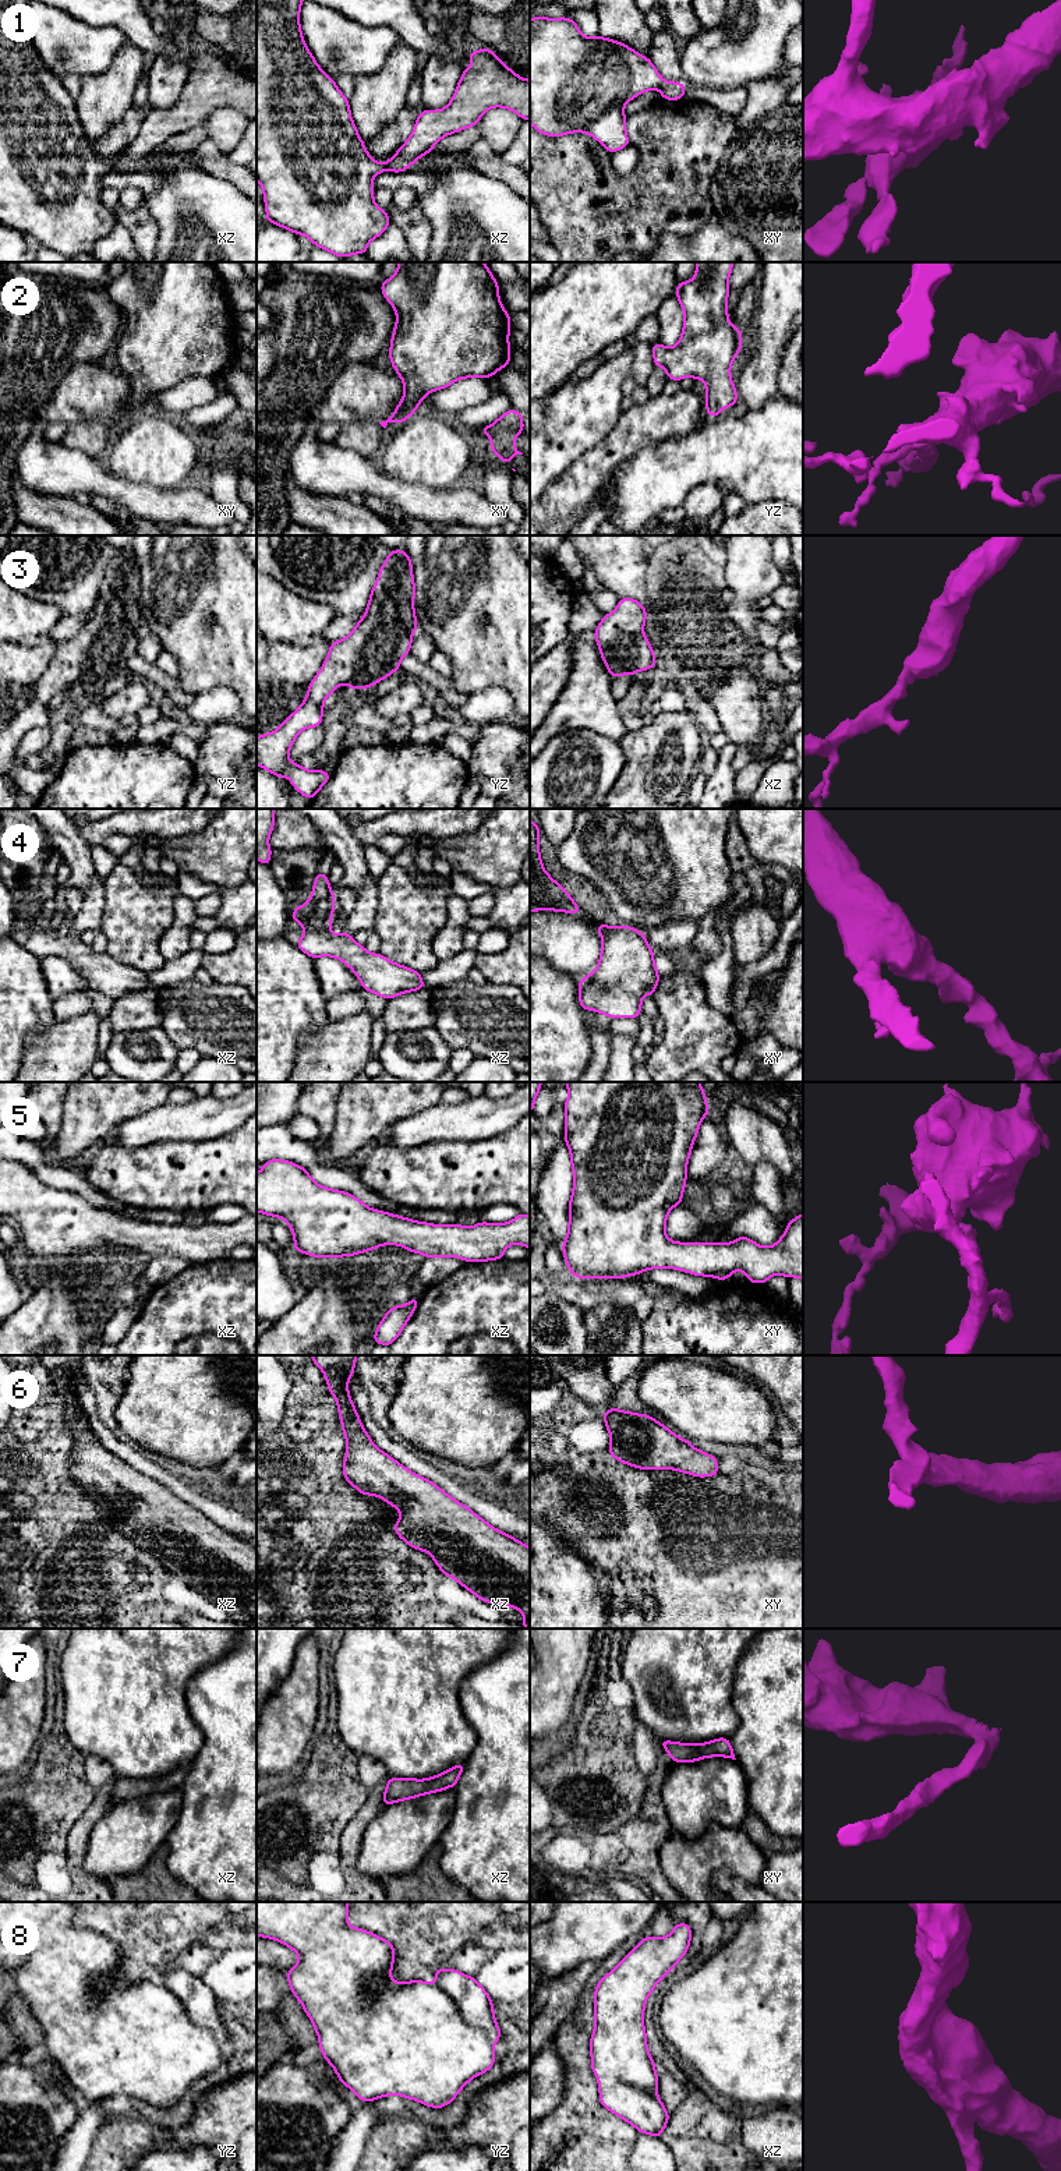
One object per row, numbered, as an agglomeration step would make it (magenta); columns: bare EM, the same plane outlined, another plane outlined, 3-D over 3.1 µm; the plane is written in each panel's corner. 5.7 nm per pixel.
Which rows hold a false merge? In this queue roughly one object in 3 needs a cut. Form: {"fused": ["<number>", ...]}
{"fused": ["1"]}

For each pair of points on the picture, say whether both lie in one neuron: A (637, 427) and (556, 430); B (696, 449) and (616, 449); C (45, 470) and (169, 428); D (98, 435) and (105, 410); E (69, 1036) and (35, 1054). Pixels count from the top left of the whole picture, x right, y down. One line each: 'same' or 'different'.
A: different
B: different
C: different
D: different
E: same

